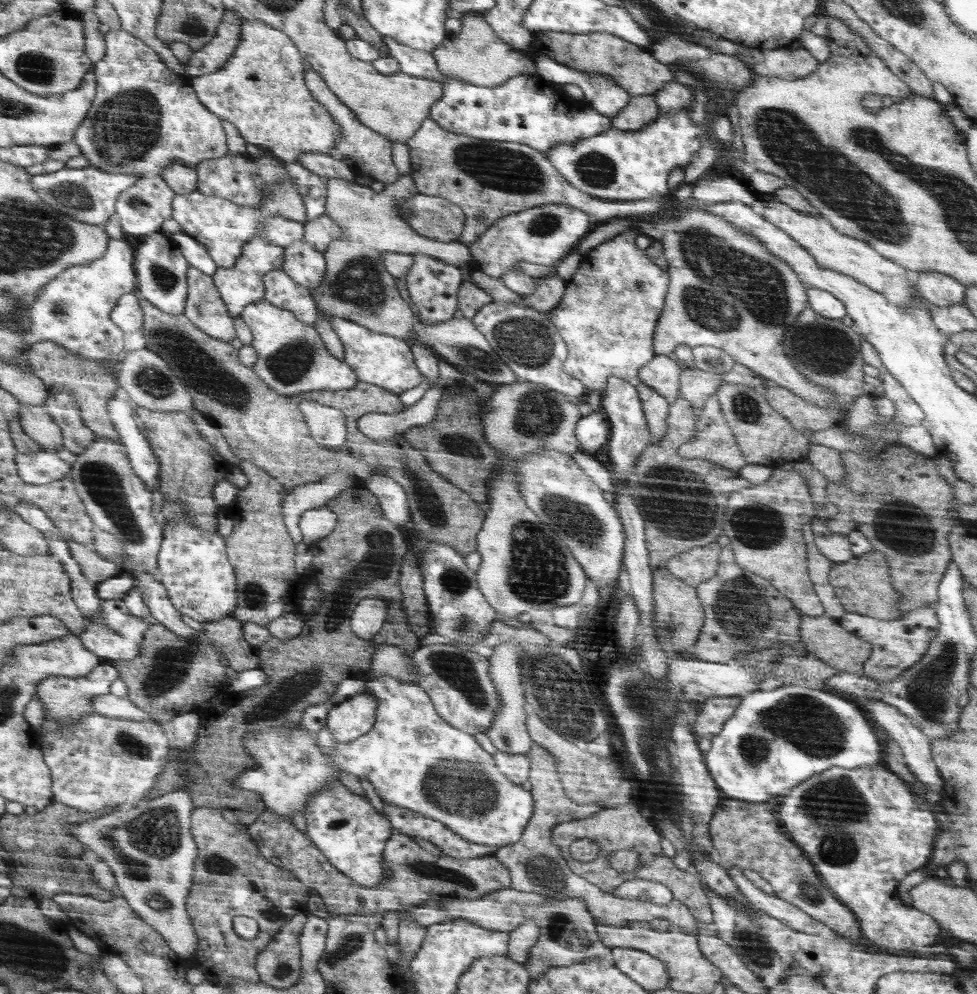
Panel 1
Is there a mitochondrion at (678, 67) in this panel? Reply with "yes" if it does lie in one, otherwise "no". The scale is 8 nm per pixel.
no

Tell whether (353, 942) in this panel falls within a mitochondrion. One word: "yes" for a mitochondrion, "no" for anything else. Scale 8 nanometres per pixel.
yes

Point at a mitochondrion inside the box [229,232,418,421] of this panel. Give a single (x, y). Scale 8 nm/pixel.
(360, 283)

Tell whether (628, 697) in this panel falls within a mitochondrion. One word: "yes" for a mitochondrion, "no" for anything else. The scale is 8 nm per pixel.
yes

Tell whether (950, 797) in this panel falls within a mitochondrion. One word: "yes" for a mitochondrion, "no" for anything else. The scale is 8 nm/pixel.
no

